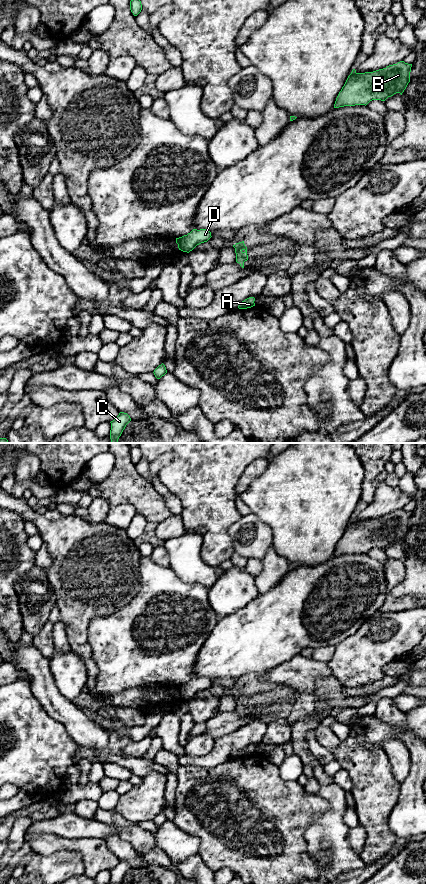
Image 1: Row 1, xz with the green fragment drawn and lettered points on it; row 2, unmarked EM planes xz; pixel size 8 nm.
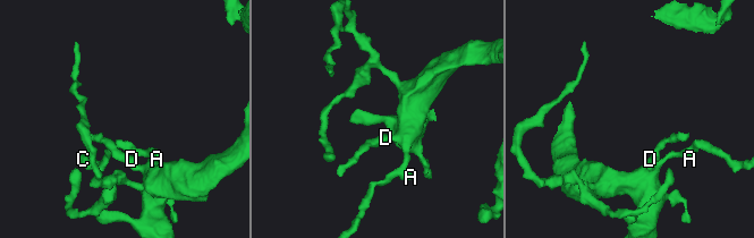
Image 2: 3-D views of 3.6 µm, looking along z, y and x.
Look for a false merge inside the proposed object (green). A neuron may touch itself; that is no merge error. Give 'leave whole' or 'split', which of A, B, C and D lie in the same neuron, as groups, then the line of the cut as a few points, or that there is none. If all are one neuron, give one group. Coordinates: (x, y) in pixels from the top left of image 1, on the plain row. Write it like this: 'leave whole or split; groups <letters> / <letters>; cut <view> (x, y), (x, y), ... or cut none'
leave whole; groups A B C D; cut none

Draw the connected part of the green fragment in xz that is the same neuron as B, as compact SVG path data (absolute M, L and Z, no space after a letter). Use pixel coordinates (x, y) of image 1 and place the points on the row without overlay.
M400 509L397 512L389 513L373 520L357 521L353 517L336 546L334 556L355 553L366 554L372 548L385 549L396 541L402 543L410 530L411 515L412 512Z

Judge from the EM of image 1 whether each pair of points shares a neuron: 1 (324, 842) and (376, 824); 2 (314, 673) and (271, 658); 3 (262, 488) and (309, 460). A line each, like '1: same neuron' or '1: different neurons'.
1: different neurons
2: different neurons
3: same neuron

